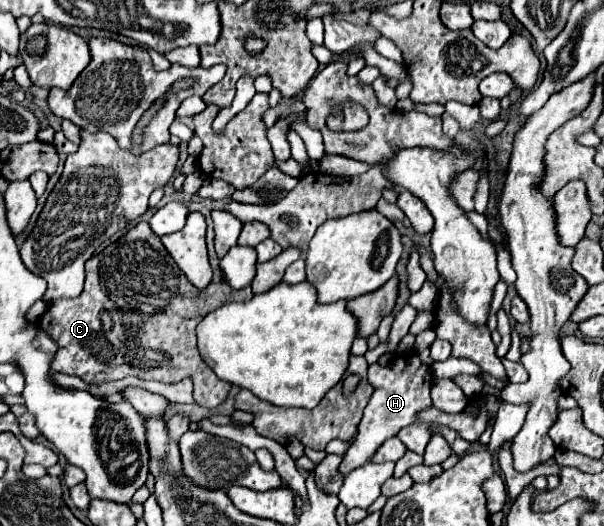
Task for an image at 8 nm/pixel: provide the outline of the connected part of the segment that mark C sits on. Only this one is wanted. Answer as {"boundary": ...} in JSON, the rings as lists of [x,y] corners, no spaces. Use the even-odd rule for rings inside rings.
{"boundary":[[[140,221],[140,223],[136,223],[124,237],[120,237],[116,243],[110,243],[104,251],[100,251],[98,255],[94,255],[94,257],[90,257],[90,259],[86,261],[86,283],[84,283],[84,291],[80,293],[80,297],[76,297],[76,299],[60,299],[58,303],[50,305],[50,307],[46,309],[46,313],[40,317],[40,327],[42,327],[54,341],[58,341],[58,353],[56,353],[56,357],[54,357],[54,361],[52,361],[52,371],[56,371],[56,373],[76,375],[76,377],[84,379],[86,383],[118,381],[118,379],[124,379],[124,377],[130,377],[130,375],[134,375],[134,377],[138,377],[138,379],[154,379],[154,381],[162,381],[162,383],[176,383],[176,381],[182,381],[184,377],[190,377],[190,379],[194,381],[194,399],[196,399],[196,403],[202,405],[202,407],[218,407],[220,403],[226,401],[226,397],[228,397],[228,393],[230,393],[230,389],[232,389],[234,385],[218,379],[218,375],[216,375],[210,367],[206,367],[206,363],[202,361],[202,357],[200,357],[200,353],[198,353],[198,347],[196,347],[196,327],[198,327],[200,319],[206,317],[210,311],[216,311],[218,307],[222,307],[222,305],[226,305],[226,303],[230,303],[230,301],[234,301],[234,299],[236,299],[236,301],[250,301],[252,295],[254,295],[254,293],[252,293],[250,287],[240,289],[240,291],[238,291],[238,289],[234,291],[234,289],[232,289],[228,283],[224,283],[224,281],[222,281],[222,283],[210,283],[204,291],[196,289],[196,287],[186,279],[186,275],[180,271],[180,267],[178,267],[176,261],[170,257],[170,253],[166,251],[166,247],[160,243],[160,237],[154,235],[154,231],[150,229],[148,223]]]}

